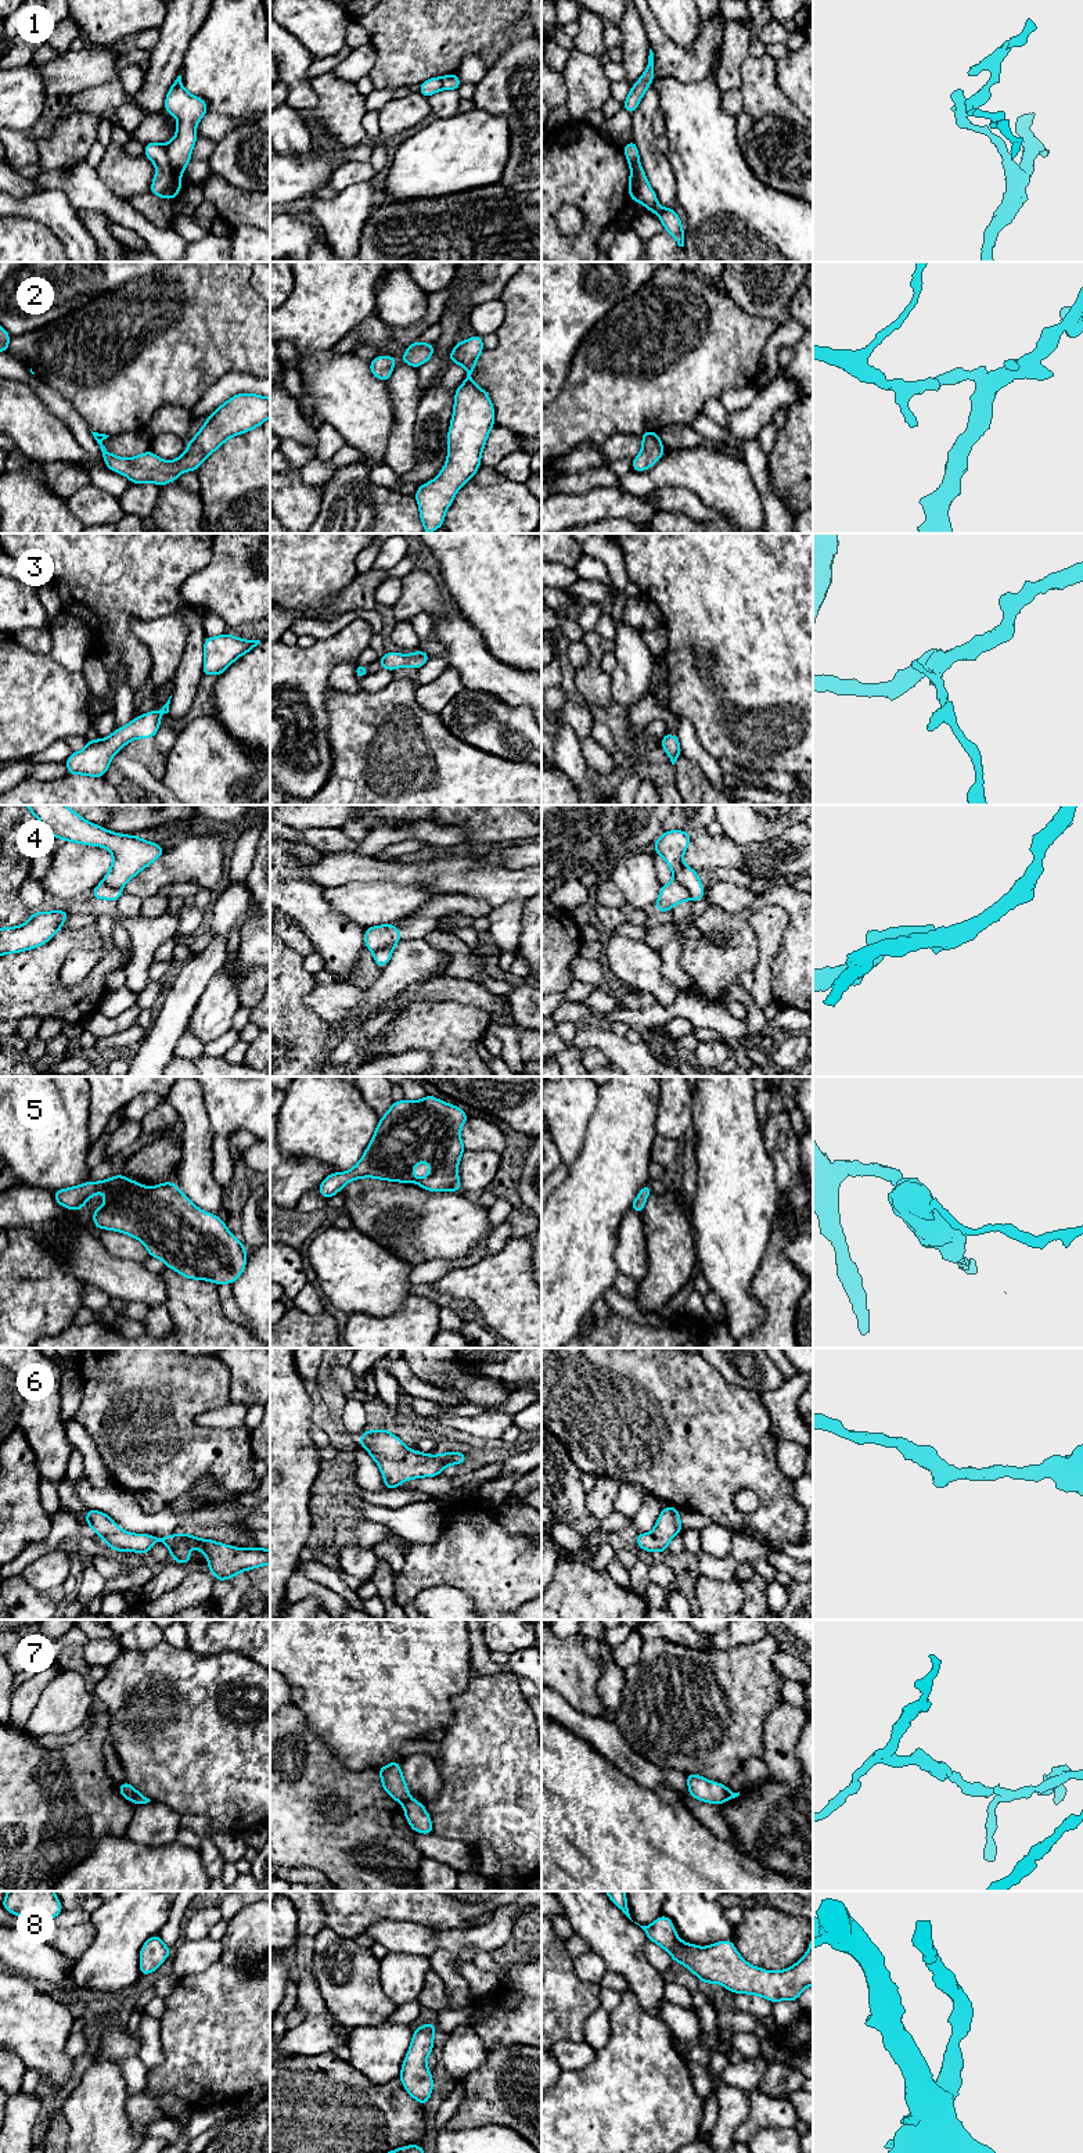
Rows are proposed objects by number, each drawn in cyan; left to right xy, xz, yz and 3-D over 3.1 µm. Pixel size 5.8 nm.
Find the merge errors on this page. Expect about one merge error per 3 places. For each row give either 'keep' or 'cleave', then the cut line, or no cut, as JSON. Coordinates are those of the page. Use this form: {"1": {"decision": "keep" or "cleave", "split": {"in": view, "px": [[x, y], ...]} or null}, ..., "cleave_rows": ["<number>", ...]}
{"1": {"decision": "cleave", "split": {"in": "xy", "px": [[165, 146], [169, 164], [177, 175]]}}, "2": {"decision": "keep", "split": null}, "3": {"decision": "keep", "split": null}, "4": {"decision": "cleave", "split": {"in": "yz", "px": [[675, 879], [684, 887], [690, 898]]}}, "5": {"decision": "keep", "split": null}, "6": {"decision": "keep", "split": null}, "7": {"decision": "cleave", "split": {"in": "xy", "px": [[139, 1793], [132, 1801]]}}, "8": {"decision": "keep", "split": null}, "cleave_rows": ["1", "4", "7"]}

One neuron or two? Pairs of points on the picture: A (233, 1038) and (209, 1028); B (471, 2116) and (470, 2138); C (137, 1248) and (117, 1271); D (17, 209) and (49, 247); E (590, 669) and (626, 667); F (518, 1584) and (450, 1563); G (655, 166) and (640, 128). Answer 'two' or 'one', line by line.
A: two
B: two
C: two
D: two
E: two
F: one
G: one

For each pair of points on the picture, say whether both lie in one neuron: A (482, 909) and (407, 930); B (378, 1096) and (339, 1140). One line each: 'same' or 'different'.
A: same
B: different

